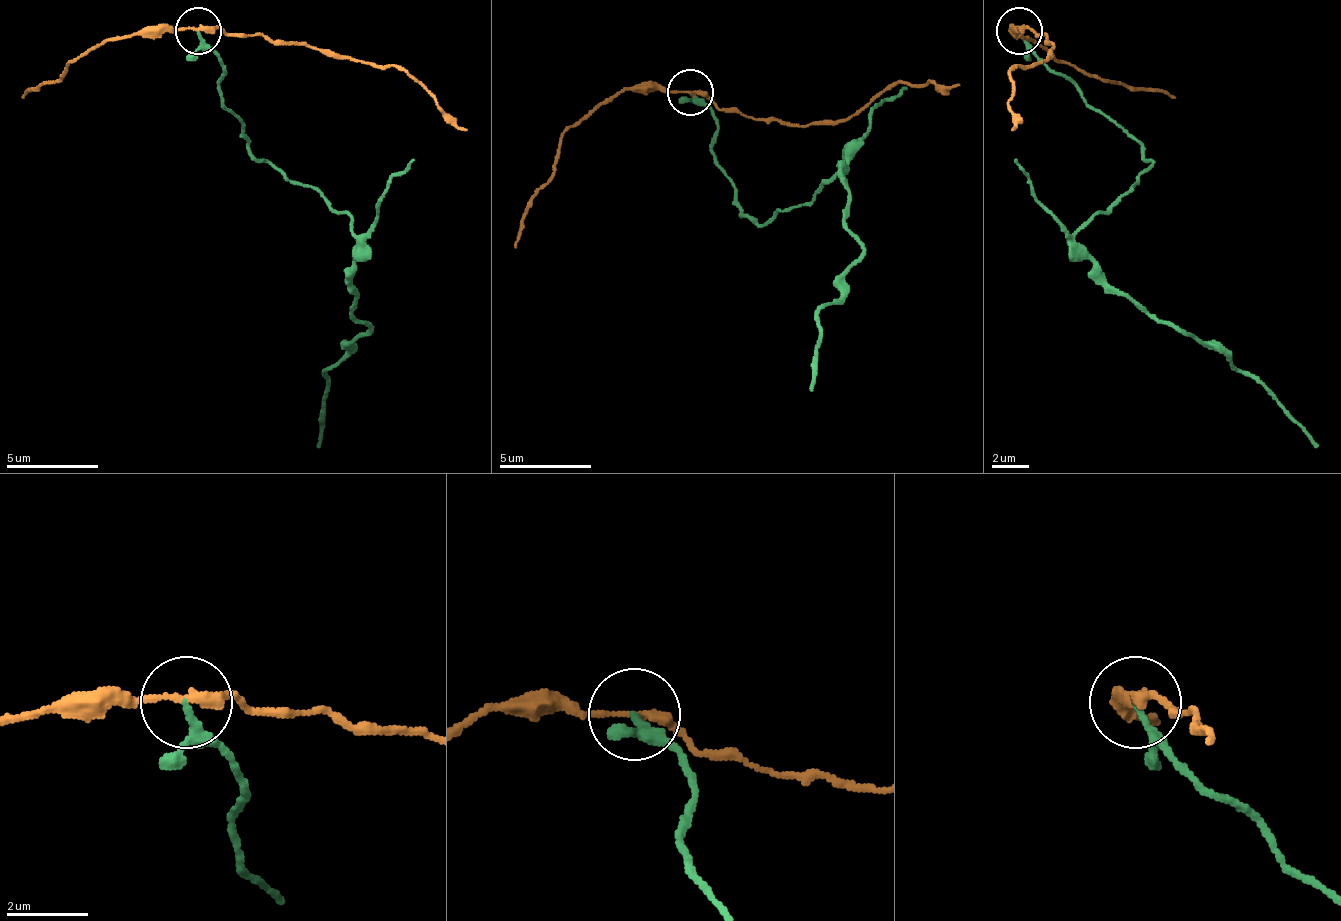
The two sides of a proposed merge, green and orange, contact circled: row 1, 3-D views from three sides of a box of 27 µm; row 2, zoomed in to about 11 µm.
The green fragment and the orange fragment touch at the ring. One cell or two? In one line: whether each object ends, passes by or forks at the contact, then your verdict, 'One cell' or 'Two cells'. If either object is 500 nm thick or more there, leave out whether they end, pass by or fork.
At the ring green passes by. At the ring orange passes by. Two cells

